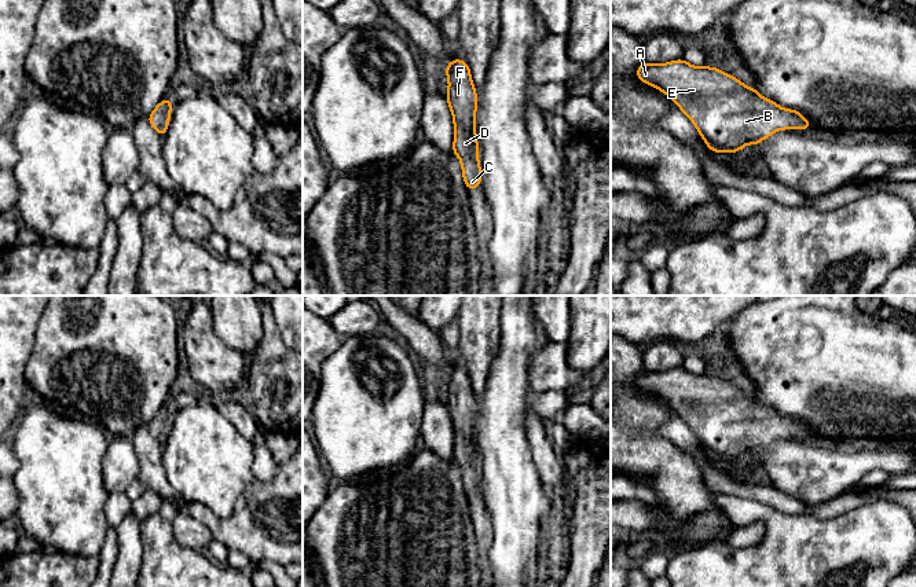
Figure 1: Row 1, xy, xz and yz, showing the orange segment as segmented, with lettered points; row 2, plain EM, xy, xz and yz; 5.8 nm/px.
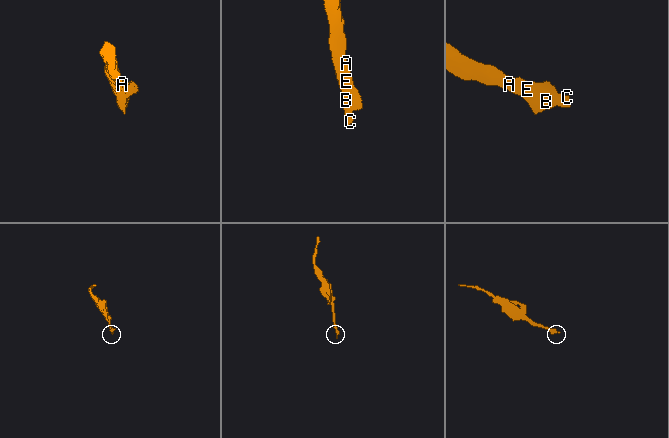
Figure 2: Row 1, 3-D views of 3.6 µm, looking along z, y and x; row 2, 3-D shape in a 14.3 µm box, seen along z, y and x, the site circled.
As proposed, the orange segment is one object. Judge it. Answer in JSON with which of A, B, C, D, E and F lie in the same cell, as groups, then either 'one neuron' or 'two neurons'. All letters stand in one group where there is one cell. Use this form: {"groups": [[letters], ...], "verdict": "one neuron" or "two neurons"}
{"groups": [["A", "B", "C", "D", "E", "F"]], "verdict": "one neuron"}

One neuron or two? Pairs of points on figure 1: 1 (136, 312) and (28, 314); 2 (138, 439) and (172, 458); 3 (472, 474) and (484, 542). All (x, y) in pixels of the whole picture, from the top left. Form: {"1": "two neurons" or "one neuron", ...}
{"1": "two neurons", "2": "two neurons", "3": "one neuron"}

